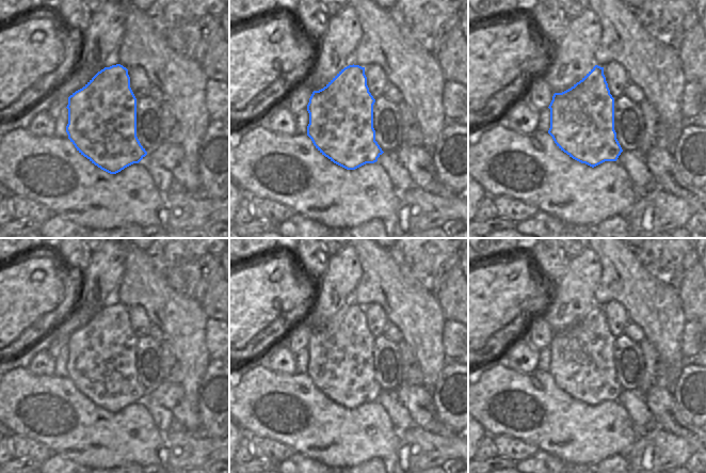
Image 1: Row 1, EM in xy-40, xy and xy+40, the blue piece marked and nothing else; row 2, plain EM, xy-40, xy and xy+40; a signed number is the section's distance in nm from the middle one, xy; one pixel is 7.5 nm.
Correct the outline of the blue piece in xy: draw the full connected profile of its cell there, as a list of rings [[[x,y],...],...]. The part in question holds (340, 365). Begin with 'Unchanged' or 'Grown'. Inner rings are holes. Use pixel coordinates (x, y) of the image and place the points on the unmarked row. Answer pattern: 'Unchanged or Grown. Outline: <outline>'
Unchanged. Outline: [[[349,304],[341,309],[323,328],[312,331],[307,344],[309,352],[307,375],[322,394],[347,409],[355,409],[366,403],[374,403],[384,392],[375,380],[374,342],[375,338],[367,325],[365,306]]]

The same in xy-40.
Unchanged. Outline: [[[112,304],[98,311],[82,328],[68,336],[66,347],[68,378],[81,394],[101,409],[116,413],[133,403],[139,403],[147,394],[137,376],[137,337],[130,327],[128,309],[123,304]]]

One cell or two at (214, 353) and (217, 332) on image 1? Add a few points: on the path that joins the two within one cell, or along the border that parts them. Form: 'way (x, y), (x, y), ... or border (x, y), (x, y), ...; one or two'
way (217, 348), (217, 337); one

